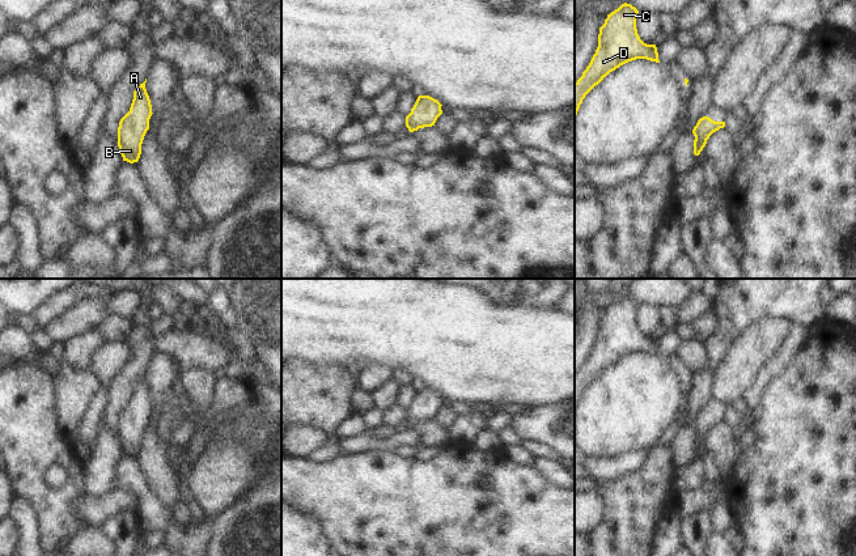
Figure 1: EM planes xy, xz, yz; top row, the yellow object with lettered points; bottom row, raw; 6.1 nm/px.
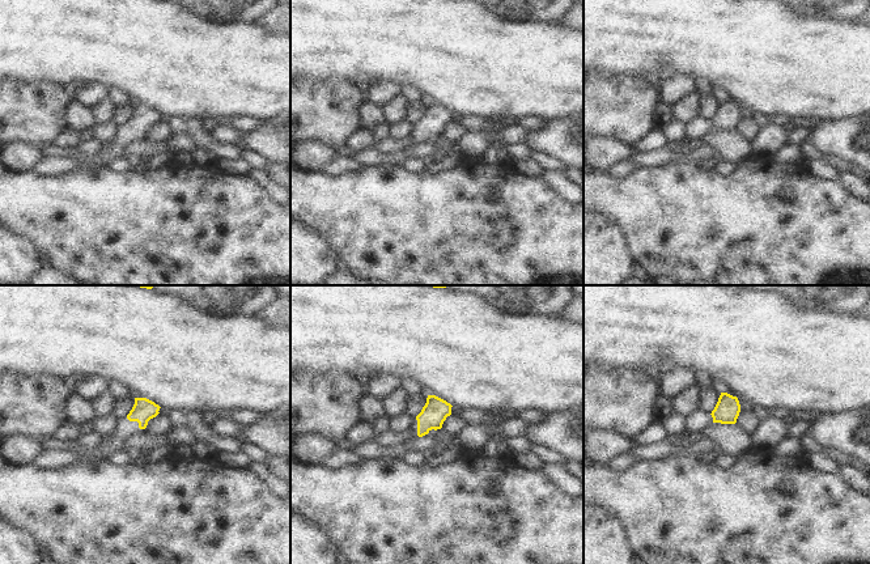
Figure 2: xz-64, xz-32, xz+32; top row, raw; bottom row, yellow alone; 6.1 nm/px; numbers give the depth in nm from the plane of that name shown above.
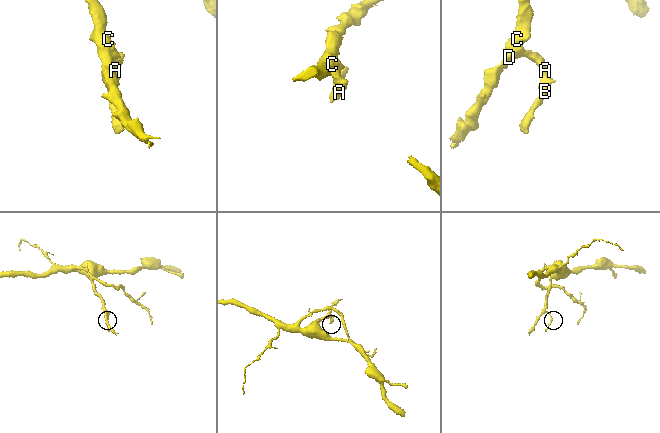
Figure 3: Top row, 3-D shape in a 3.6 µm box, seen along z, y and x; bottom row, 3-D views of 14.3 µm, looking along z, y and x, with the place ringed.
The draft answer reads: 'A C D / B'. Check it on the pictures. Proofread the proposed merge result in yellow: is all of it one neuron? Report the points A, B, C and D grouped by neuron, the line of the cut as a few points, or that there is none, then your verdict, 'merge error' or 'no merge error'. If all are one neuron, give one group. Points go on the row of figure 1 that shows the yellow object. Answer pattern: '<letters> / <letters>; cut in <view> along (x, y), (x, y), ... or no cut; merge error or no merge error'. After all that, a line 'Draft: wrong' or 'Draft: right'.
A B C D; no cut; no merge error
Draft: wrong

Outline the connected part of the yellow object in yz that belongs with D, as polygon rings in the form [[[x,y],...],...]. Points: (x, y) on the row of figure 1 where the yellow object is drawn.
[[[624,3],[607,14],[599,27],[596,54],[575,82],[575,118],[585,96],[610,72],[636,59],[660,63],[656,44],[644,43],[637,34],[637,13],[635,7]]]

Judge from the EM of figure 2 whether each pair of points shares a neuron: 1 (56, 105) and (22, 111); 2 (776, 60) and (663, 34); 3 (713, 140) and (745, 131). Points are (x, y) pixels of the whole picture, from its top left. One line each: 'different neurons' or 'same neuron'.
1: same neuron
2: same neuron
3: different neurons

